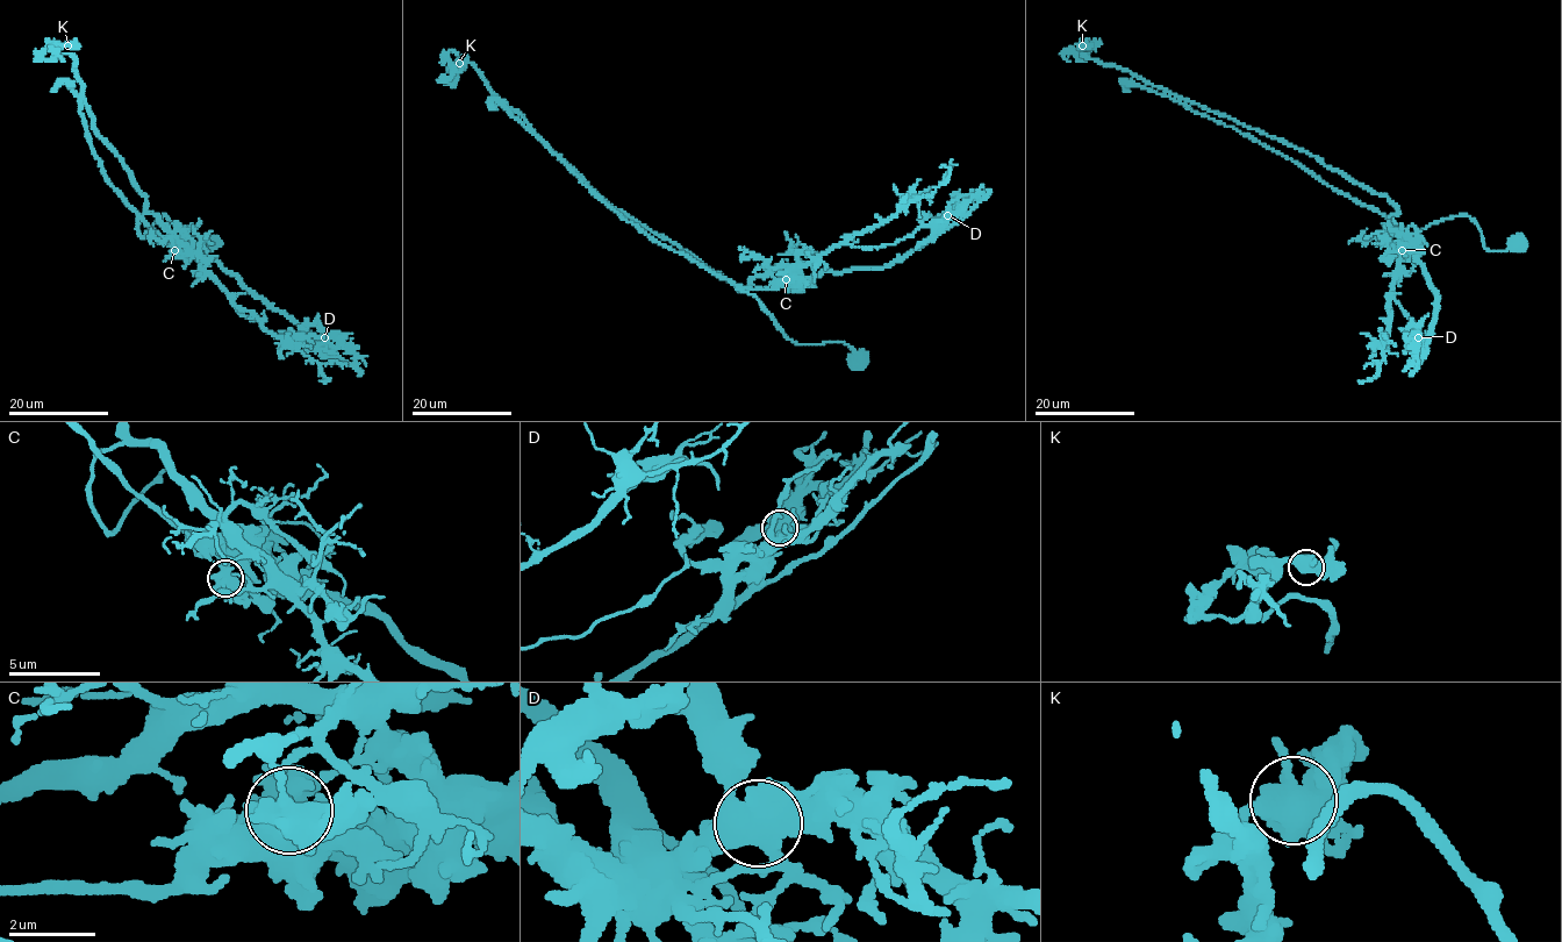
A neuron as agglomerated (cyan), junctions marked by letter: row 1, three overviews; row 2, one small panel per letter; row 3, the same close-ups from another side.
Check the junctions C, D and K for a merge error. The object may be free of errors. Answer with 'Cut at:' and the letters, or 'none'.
Cut at: C

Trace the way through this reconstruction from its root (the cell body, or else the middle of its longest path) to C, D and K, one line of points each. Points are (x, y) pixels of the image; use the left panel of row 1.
C: (210, 241), (205, 251), (193, 250), (166, 215), (141, 237), (137, 219), (144, 219), (173, 250)
D: (210, 241), (205, 251), (193, 250), (166, 215), (141, 237), (137, 219), (216, 259), (310, 339), (324, 337)
K: (210, 241), (193, 250), (166, 215), (141, 237), (145, 195), (97, 134), (73, 56), (55, 58), (67, 45)

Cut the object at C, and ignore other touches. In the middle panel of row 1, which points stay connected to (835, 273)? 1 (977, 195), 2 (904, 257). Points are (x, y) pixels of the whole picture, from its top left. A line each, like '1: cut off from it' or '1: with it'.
1: with it
2: with it

